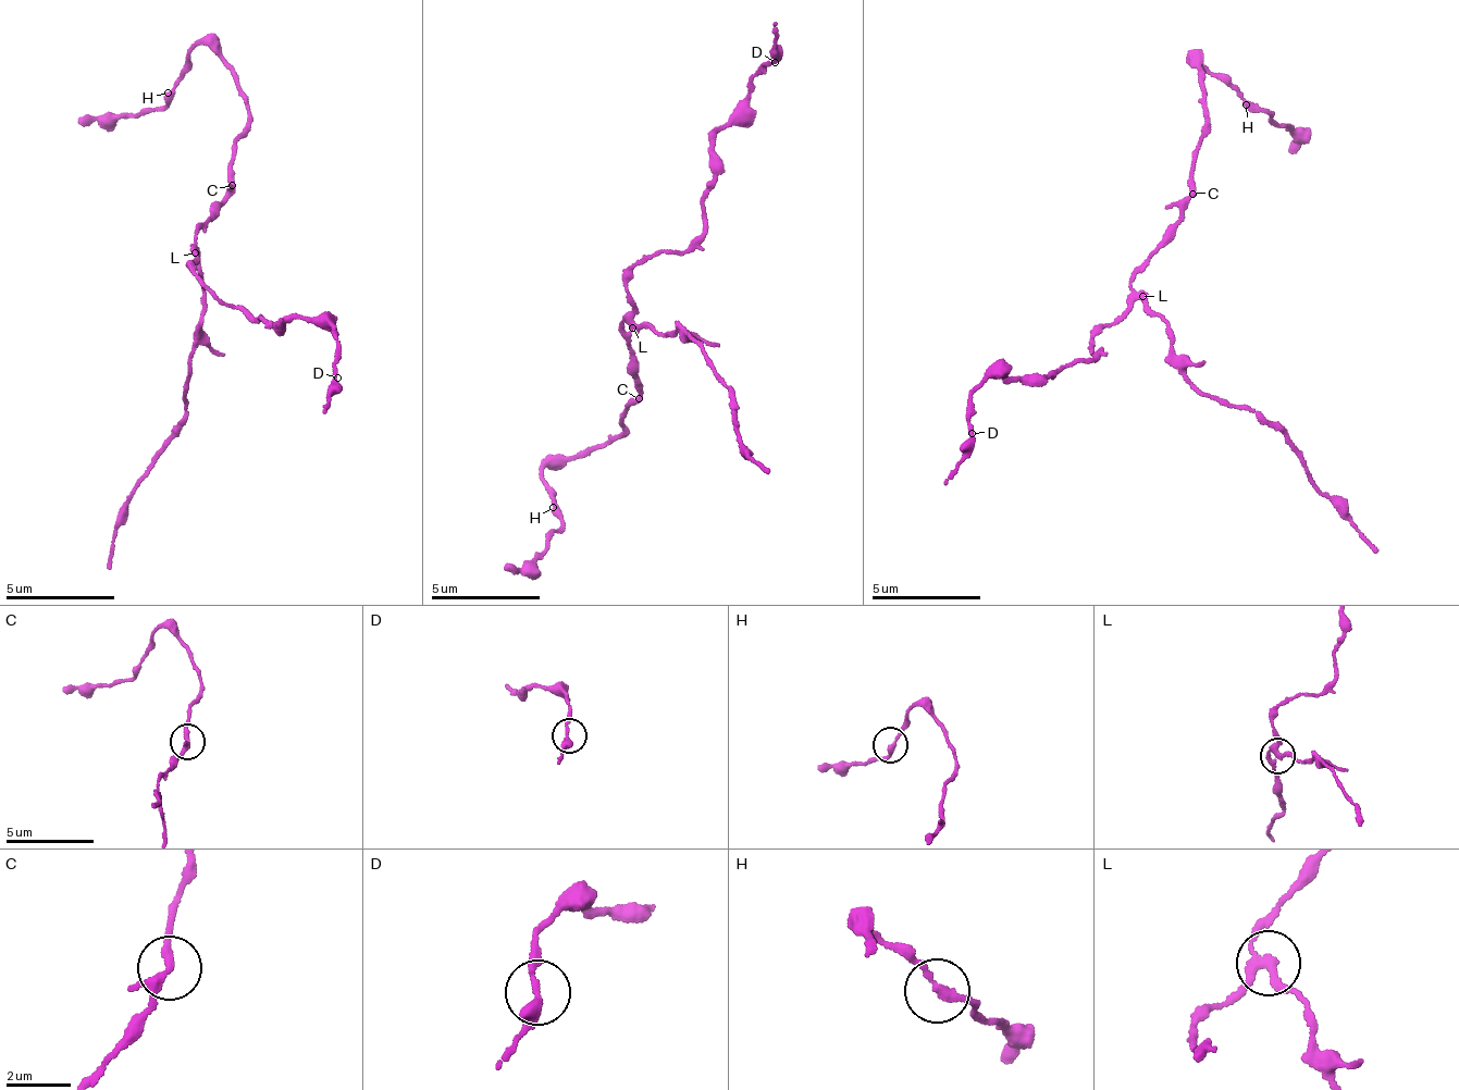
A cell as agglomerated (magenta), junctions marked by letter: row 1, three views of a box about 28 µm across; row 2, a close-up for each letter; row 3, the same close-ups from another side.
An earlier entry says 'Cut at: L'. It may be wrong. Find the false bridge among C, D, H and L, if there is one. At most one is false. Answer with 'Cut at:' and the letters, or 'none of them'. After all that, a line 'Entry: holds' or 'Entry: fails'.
Cut at: L
Entry: holds

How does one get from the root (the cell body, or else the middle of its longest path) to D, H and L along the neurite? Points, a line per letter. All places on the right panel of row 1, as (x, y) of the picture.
D: (1141, 264), (1132, 307), (1092, 338), (1100, 352), (1037, 380), (999, 371), (972, 393), (972, 433)
H: (1141, 264), (1192, 194), (1192, 153), (1208, 116), (1195, 62), (1224, 73), (1246, 104)
L: (1141, 264), (1132, 287), (1144, 297)

